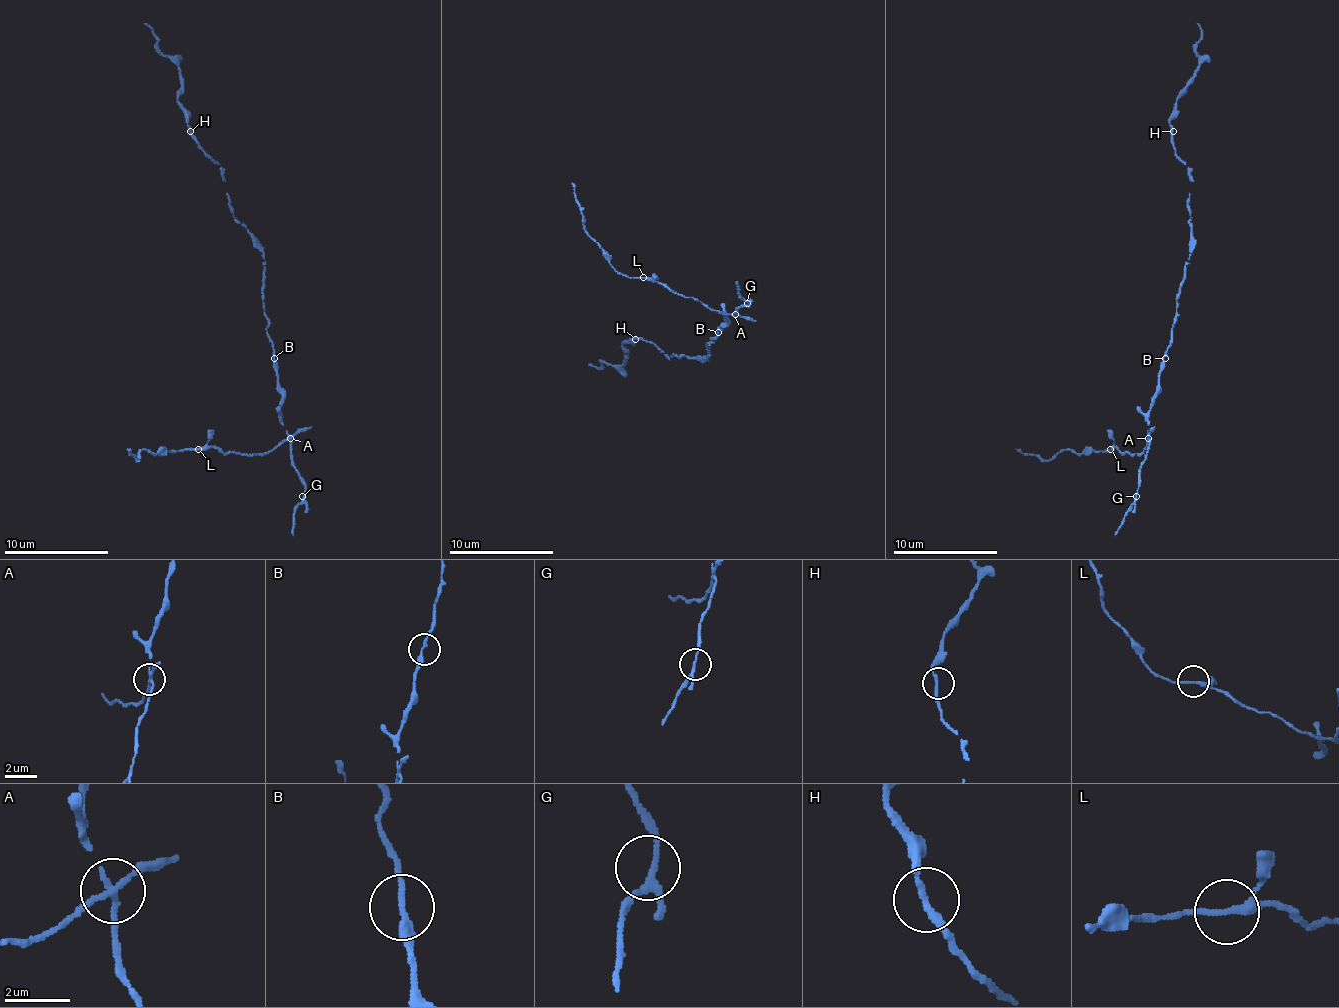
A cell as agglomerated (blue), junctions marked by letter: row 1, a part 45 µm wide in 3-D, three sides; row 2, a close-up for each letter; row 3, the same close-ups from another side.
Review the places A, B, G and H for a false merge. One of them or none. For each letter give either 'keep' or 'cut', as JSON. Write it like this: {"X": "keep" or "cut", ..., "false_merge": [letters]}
{"A": "cut", "B": "keep", "G": "keep", "H": "keep", "false_merge": ["A"]}

